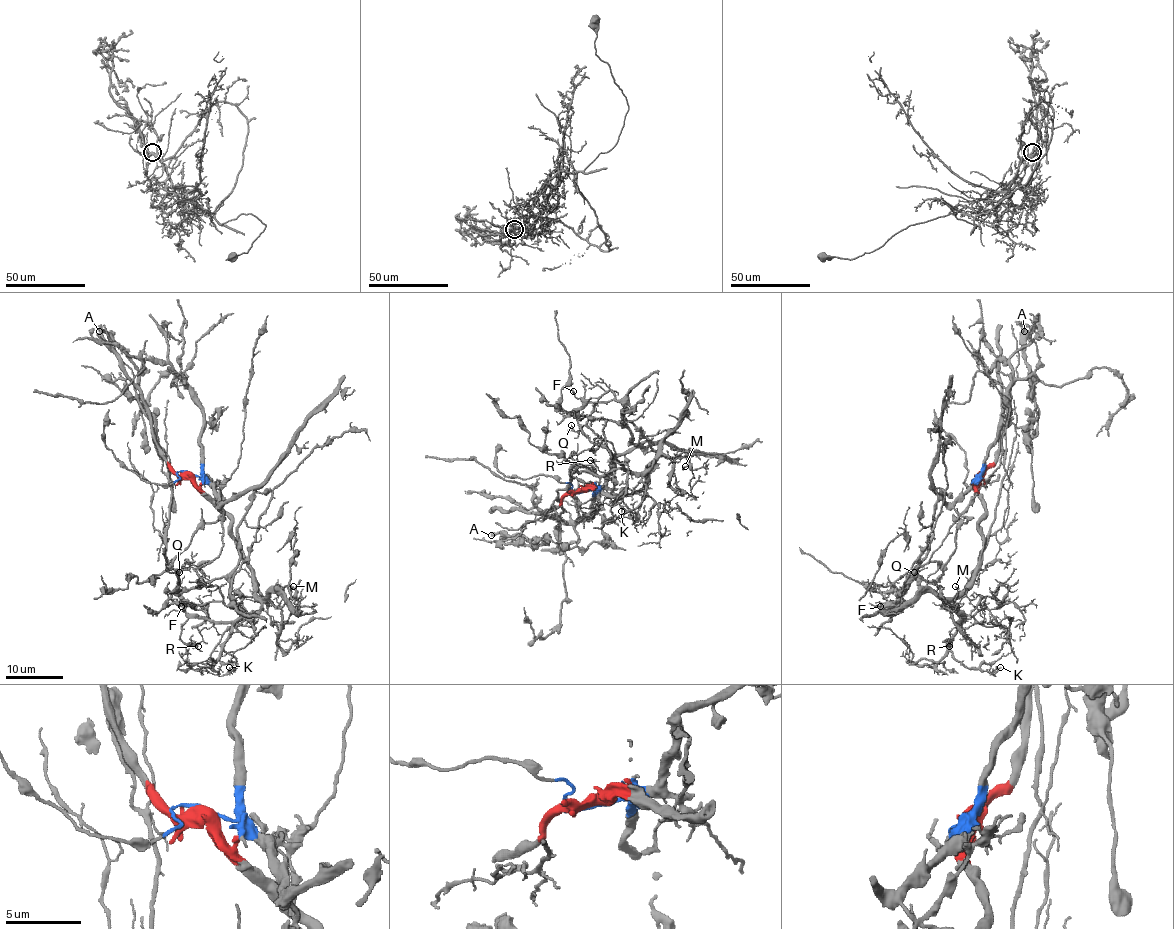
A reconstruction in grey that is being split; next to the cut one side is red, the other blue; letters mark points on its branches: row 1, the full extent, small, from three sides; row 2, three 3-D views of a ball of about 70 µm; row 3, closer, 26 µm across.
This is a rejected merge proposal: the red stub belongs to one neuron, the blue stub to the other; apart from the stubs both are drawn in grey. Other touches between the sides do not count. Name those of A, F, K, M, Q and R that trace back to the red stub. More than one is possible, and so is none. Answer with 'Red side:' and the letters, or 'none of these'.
Red side: A, K, M, R

